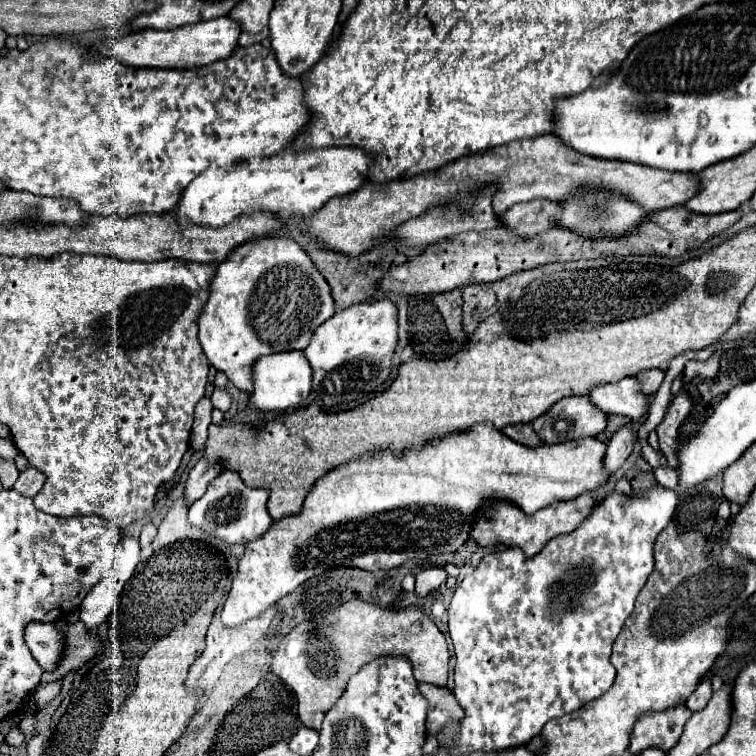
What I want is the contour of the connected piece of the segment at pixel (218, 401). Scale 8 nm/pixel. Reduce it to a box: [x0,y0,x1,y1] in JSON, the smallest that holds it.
[211,389,231,411]

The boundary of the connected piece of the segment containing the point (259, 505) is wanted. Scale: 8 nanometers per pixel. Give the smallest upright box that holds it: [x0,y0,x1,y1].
[187,471,273,545]

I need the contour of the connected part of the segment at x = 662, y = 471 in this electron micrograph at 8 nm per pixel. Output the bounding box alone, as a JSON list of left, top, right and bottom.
[655,465,675,485]

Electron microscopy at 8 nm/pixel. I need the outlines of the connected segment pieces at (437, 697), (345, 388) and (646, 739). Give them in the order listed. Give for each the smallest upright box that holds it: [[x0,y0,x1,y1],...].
[[419,683,463,735],[303,299,397,407],[629,703,691,755]]

